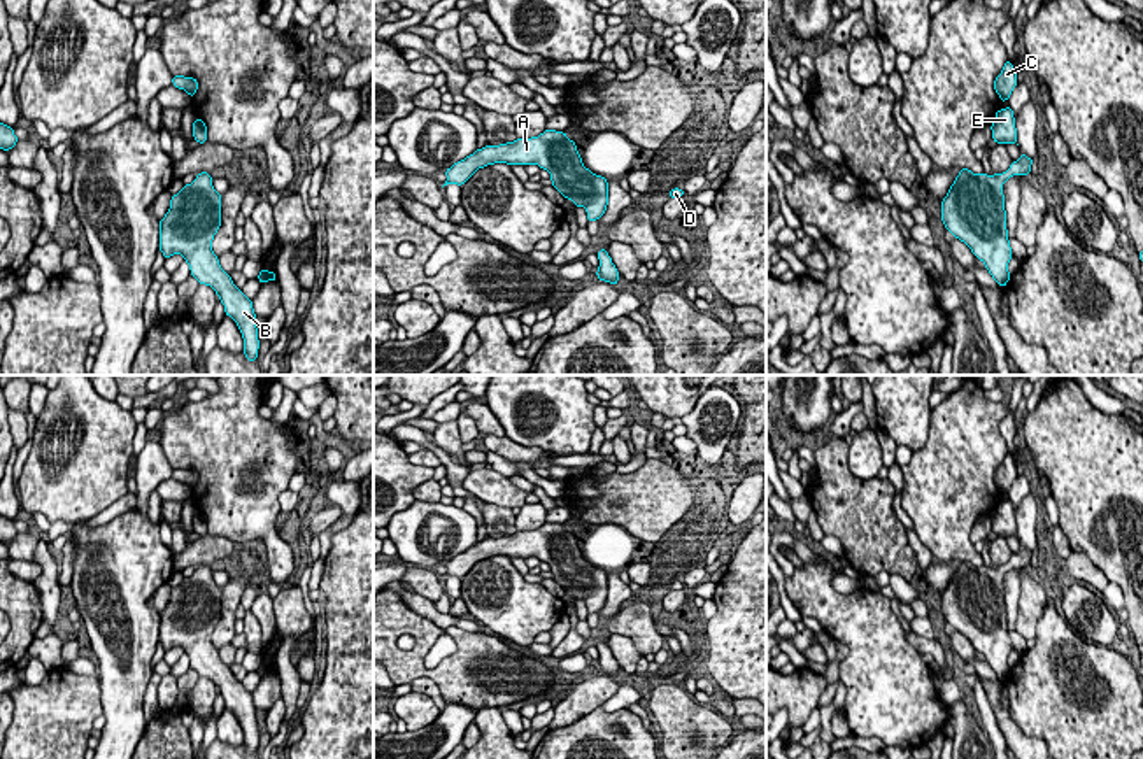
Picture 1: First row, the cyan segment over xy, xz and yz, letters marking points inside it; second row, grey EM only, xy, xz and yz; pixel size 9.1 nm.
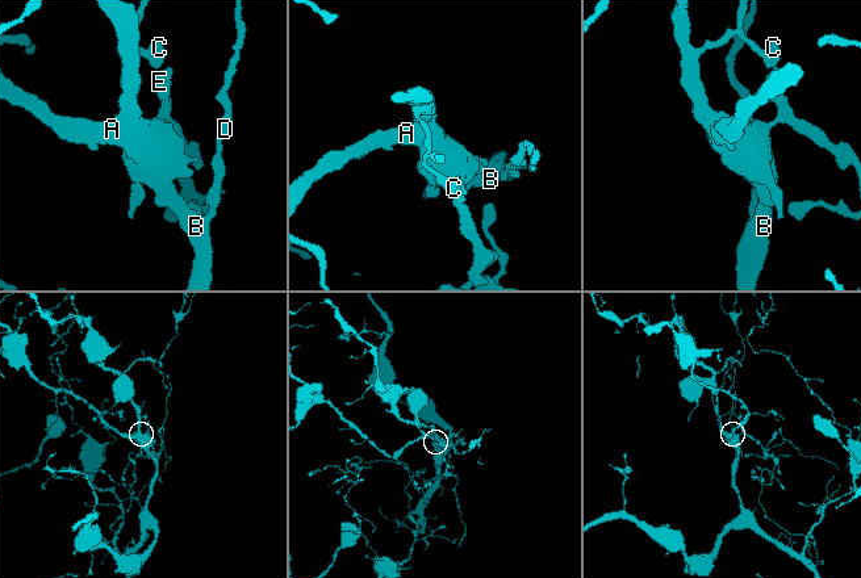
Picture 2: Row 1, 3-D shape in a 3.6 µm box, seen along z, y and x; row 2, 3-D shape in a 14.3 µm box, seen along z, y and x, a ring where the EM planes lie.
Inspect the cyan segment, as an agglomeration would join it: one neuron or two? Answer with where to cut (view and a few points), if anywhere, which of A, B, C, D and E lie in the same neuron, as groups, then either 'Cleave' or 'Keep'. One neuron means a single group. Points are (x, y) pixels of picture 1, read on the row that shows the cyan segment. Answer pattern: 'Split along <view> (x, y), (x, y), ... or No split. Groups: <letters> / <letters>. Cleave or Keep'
No split. Groups: A B C D E. Keep

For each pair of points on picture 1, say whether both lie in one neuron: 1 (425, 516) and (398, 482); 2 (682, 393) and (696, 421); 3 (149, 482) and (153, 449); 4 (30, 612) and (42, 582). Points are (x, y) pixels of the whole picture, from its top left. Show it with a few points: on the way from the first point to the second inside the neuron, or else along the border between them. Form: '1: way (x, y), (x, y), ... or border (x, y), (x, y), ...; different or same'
1: border (416, 500), (391, 517); different
2: border (703, 393), (681, 418); different
3: way (149, 474), (151, 458); same
4: border (32, 582), (39, 593), (42, 621); different

